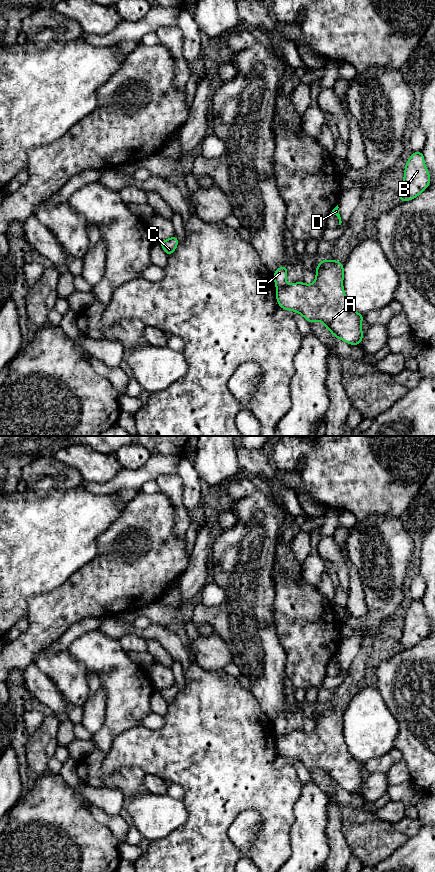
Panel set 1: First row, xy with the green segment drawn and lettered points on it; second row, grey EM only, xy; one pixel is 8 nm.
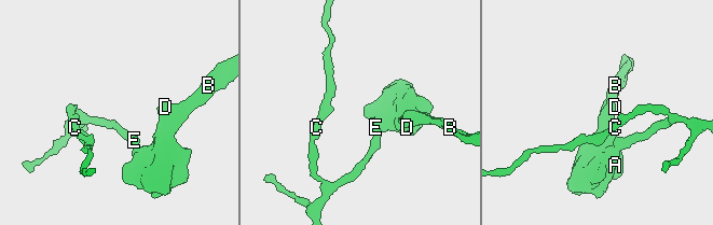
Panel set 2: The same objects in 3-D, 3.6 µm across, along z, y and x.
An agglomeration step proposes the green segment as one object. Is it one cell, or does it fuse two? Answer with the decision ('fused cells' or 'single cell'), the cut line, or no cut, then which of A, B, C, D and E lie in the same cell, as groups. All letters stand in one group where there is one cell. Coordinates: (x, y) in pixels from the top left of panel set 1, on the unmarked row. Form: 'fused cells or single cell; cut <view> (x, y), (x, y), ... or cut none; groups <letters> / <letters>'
fused cells; cut xy (286, 732), (277, 737); groups A B D / C E

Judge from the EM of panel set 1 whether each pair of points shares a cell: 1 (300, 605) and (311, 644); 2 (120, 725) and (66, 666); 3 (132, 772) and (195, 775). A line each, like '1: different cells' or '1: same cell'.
1: same cell
2: different cells
3: different cells

